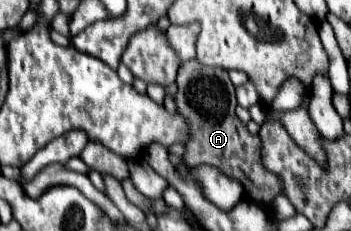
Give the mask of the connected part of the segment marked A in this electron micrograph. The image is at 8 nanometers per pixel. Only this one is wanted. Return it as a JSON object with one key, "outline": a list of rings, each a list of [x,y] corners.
{"outline":[[[198,61],[182,63],[178,69],[178,91],[174,95],[176,109],[188,121],[188,141],[184,143],[184,163],[188,167],[212,165],[220,173],[238,181],[244,187],[246,199],[258,205],[264,213],[274,215],[272,201],[284,193],[282,179],[262,165],[262,141],[252,137],[246,125],[236,117],[236,93],[234,85],[226,73],[220,73],[220,79],[206,79],[204,65]]]}

